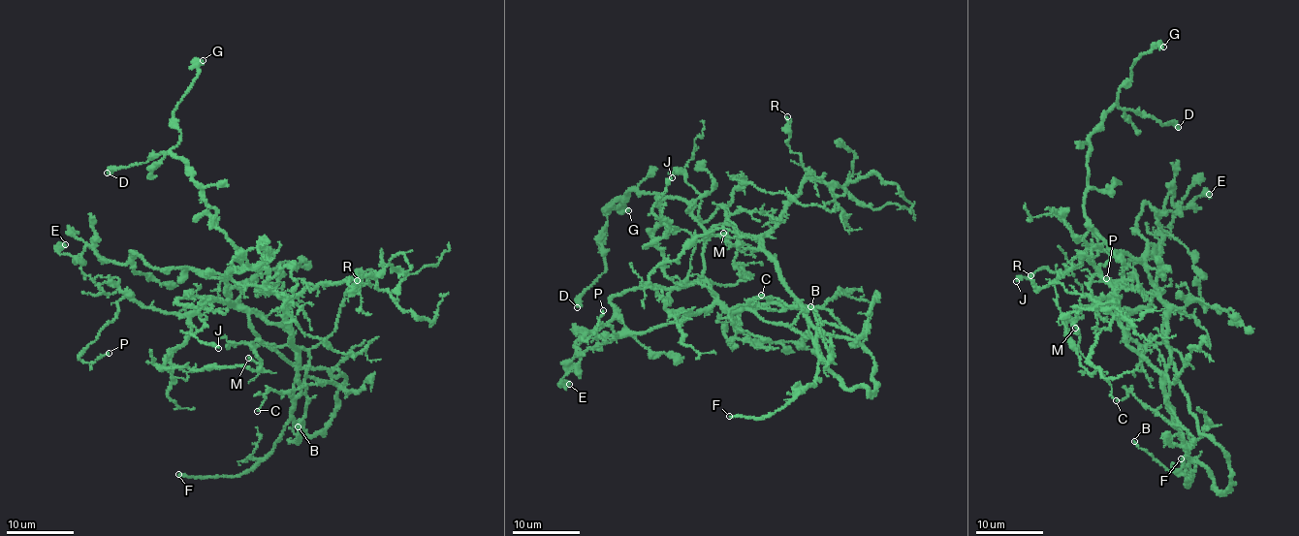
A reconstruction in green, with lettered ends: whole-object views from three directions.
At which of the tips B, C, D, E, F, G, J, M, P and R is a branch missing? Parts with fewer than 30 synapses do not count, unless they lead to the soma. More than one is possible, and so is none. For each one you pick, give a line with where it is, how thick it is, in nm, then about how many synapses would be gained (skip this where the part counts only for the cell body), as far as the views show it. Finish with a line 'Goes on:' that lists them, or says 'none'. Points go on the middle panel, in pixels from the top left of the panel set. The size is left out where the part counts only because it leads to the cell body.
F: at (729, 416); 220 nm thick
Goes on: F

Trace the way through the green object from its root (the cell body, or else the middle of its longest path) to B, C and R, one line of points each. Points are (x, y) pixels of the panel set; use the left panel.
B: (241, 267), (226, 276), (225, 294), (292, 338), (298, 384), (307, 398), (299, 442), (298, 426)
C: (241, 267), (225, 277), (229, 300), (277, 323), (307, 352), (306, 376), (326, 382), (267, 391), (257, 411)
R: (241, 267), (263, 263), (266, 287), (290, 296), (357, 277), (358, 281), (349, 278), (353, 291), (357, 280)

